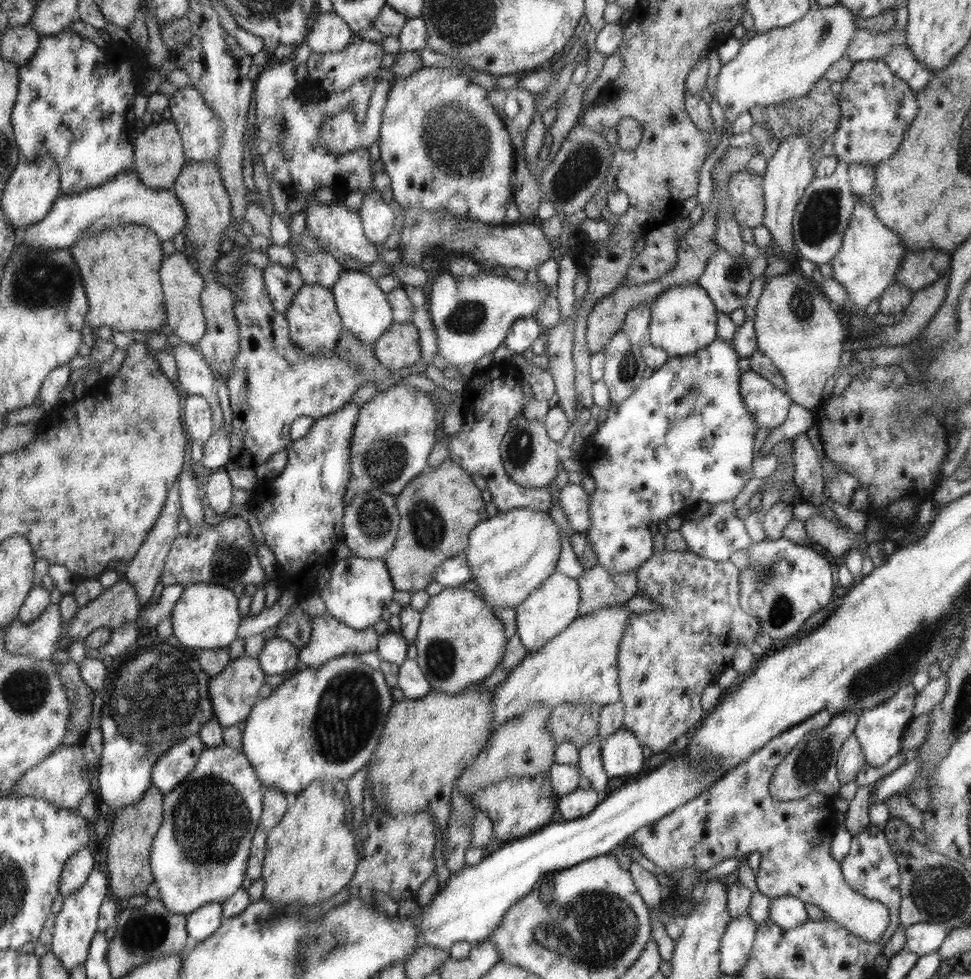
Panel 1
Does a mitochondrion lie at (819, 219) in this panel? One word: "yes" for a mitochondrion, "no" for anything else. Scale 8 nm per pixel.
yes

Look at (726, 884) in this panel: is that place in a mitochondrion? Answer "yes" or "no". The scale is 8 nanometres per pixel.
no

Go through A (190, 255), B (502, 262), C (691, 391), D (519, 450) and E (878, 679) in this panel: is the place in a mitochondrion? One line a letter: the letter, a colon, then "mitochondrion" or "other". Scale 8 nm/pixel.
A: other
B: other
C: mitochondrion
D: mitochondrion
E: mitochondrion

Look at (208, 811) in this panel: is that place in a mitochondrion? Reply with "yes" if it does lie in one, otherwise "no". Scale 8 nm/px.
yes

